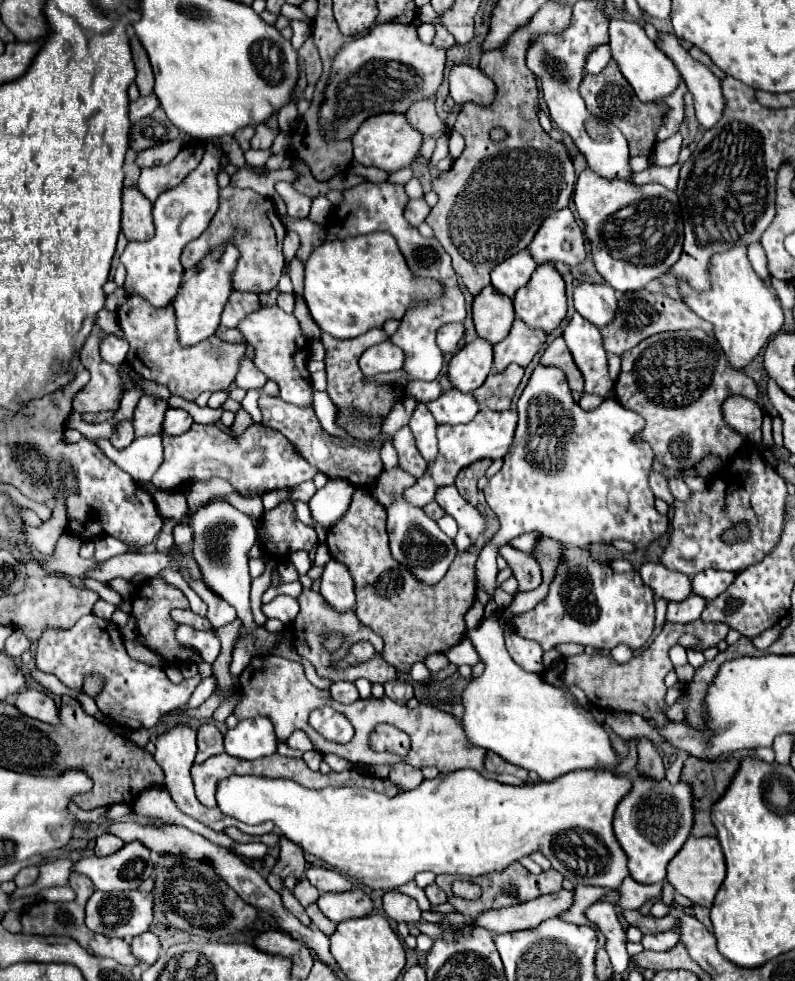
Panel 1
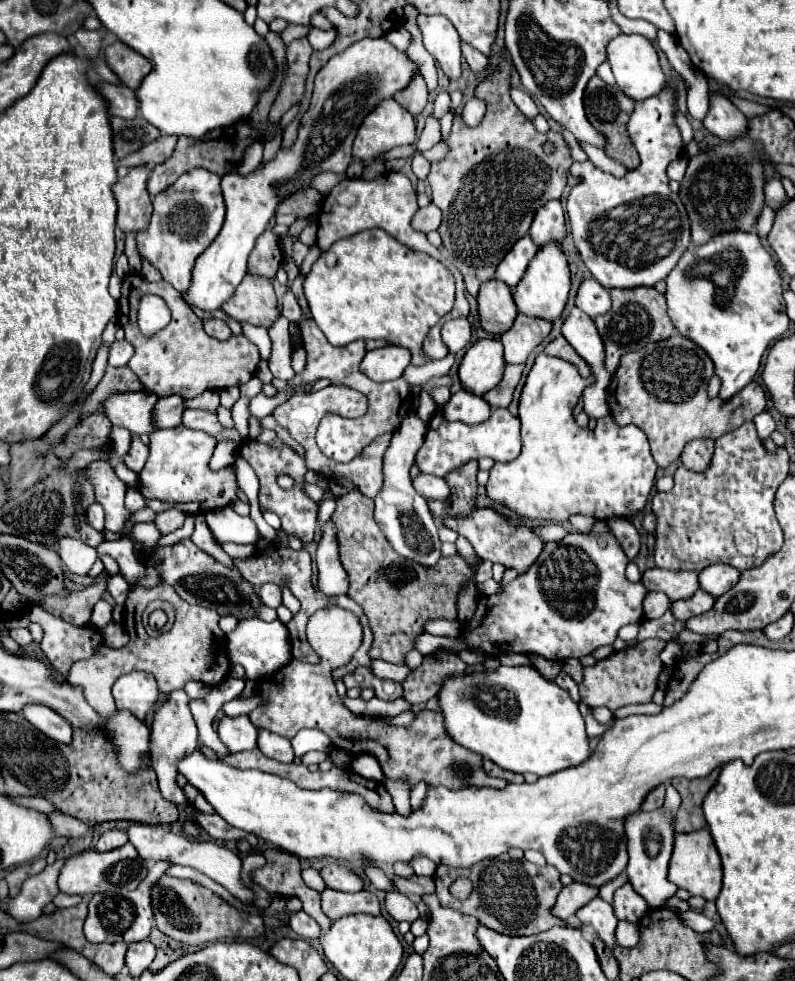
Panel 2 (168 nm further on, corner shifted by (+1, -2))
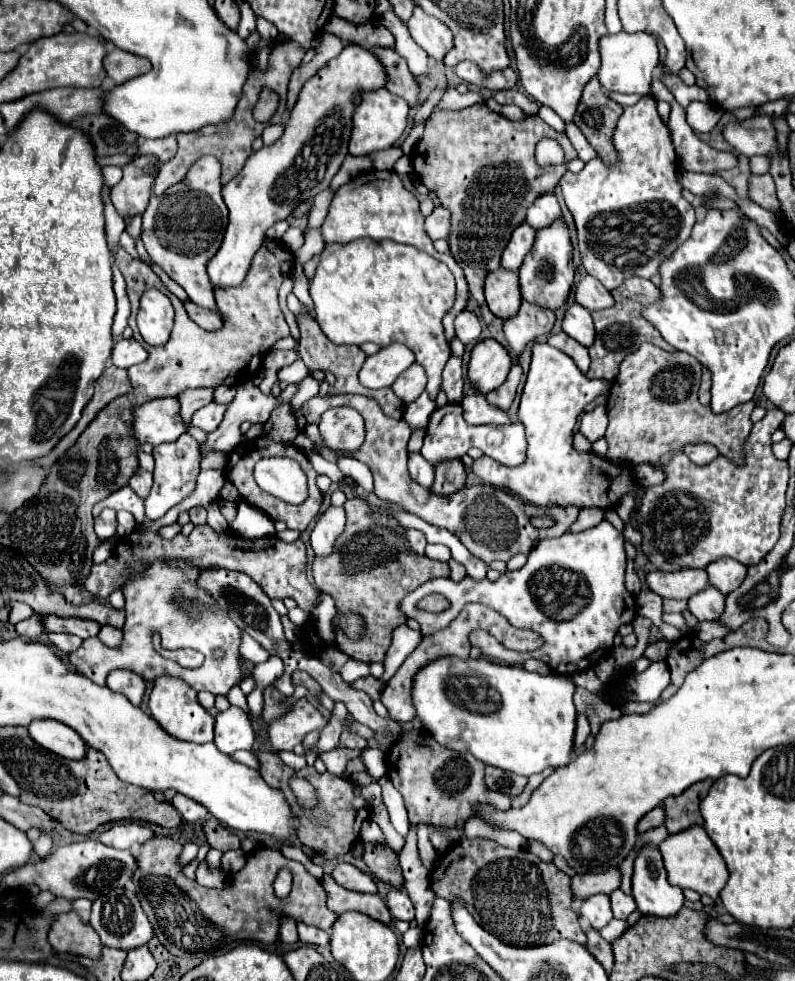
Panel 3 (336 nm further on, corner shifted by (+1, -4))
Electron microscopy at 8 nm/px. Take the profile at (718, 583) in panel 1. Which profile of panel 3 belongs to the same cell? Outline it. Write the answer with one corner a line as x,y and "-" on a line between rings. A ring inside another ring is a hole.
723,558
723,560
715,560
715,564
709,564
707,572
709,572
709,584
721,590
723,594
729,594
735,588
739,588
739,584
745,580
747,566

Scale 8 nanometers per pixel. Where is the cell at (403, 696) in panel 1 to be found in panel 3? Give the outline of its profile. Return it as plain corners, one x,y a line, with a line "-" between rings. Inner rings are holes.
365,676
365,678
359,678
357,682
353,682
353,688
367,692
371,700
379,700
379,696
381,696
381,692
383,692
385,684
383,684
383,682
379,682
379,680
377,680
377,678
373,678
373,676

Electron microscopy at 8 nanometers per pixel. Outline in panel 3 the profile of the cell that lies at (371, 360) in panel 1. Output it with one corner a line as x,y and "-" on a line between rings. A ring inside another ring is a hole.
391,344
369,356
359,370
359,380
367,388
385,388
415,362
415,354
403,344

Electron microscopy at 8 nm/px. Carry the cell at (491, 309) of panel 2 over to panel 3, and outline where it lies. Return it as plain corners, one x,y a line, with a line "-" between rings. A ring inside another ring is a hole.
497,268
487,274
485,280
485,298
489,310
499,318
511,318
521,306
519,292
519,274
507,272
505,268

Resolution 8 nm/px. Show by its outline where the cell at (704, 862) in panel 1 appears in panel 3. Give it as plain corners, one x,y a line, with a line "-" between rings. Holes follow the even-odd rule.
691,826
679,834
667,836
659,844
659,852
665,862
669,884
673,884
673,886
691,888
691,890
695,890
699,894
707,894
715,900
729,878
729,870
725,866
725,860
719,854
719,850
715,848
715,844
711,842
711,838
707,836
707,832
703,830
703,826

